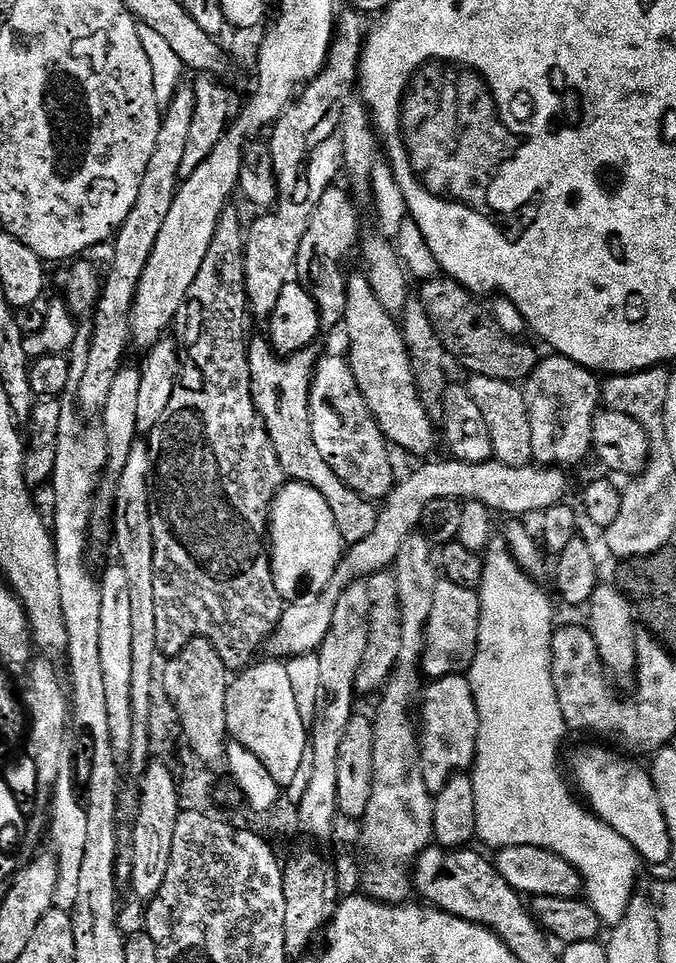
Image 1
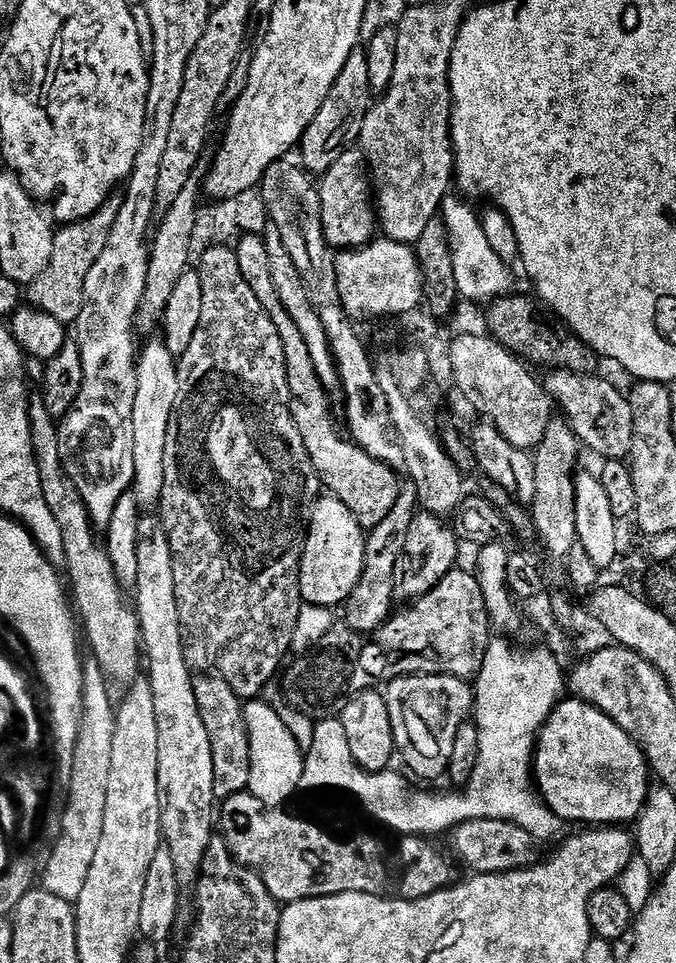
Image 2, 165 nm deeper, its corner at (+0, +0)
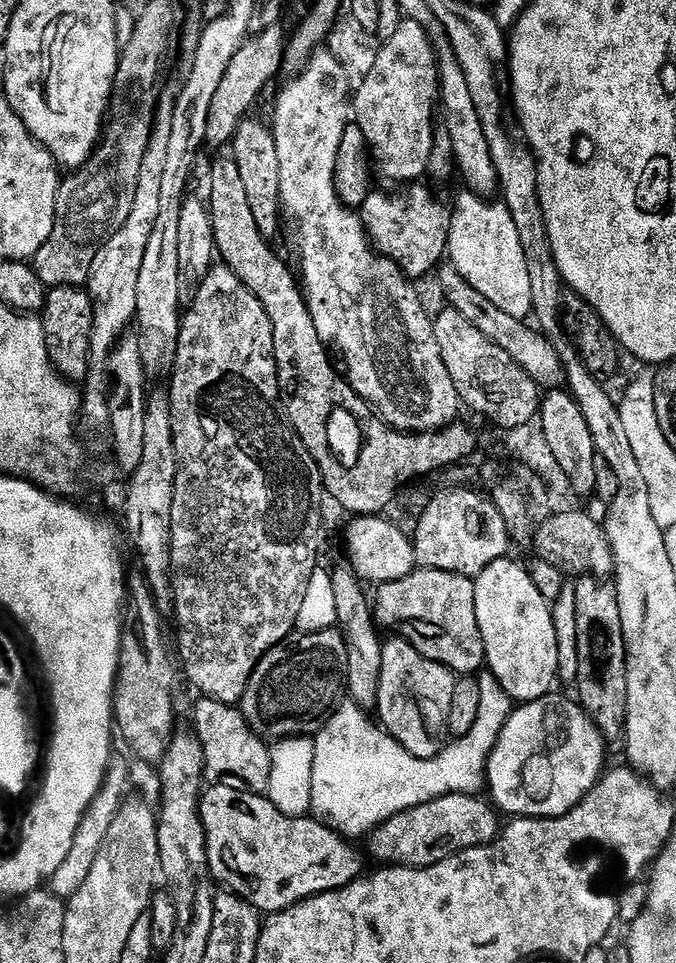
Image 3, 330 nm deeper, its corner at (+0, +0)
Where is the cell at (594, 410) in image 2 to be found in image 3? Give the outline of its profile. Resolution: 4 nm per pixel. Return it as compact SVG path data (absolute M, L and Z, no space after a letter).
M448 270L444 276L444 296L448 299L447 307L451 311L462 314L462 318L466 318L466 322L470 322L470 326L474 326L478 330L482 330L482 334L486 334L486 338L490 338L490 342L494 342L494 346L502 346L502 350L506 350L506 354L510 354L510 358L514 358L514 362L518 362L518 366L522 366L522 370L526 370L526 374L534 381L541 390L548 388L556 388L565 383L564 367L558 358L558 354L552 351L552 343L548 341L548 337L535 327L527 328L527 323L521 322L516 318L510 318L510 314L503 313L498 310L498 306L494 306L492 302L486 298L482 298L482 294L478 294L470 282L466 282L466 278L462 278L454 270Z

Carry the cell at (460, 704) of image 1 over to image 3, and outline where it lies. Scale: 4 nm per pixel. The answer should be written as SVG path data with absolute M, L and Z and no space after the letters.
M392 639L396 640L387 641L382 650L382 682L375 707L380 712L379 723L411 756L433 760L442 751L440 739L446 736L457 673L418 654L407 640Z

